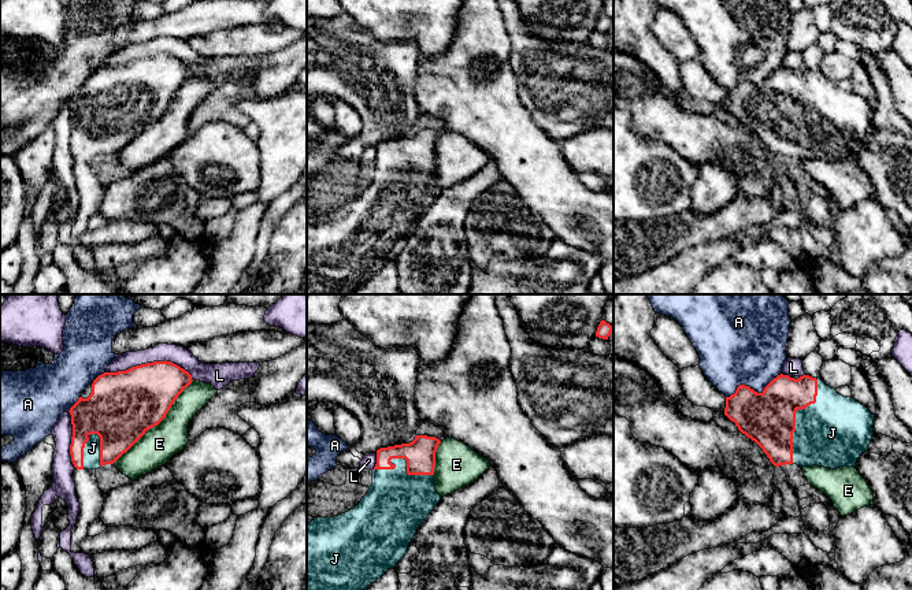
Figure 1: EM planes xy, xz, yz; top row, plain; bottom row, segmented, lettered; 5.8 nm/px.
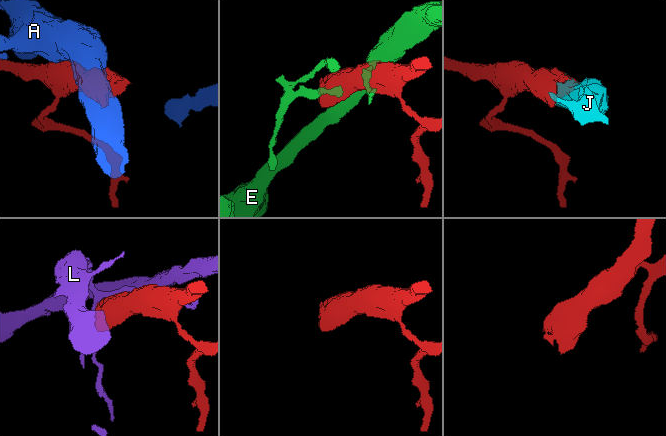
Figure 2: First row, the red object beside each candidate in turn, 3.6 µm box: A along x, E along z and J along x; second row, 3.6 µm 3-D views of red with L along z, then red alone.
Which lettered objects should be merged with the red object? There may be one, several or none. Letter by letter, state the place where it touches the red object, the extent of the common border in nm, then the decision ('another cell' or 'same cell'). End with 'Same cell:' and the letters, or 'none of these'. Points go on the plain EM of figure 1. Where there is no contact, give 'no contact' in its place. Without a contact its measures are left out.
A: yz (752, 82) | 360 nm | another cell
E: xy (158, 117) | 650 nm | another cell
J: yz (794, 110) | 500 nm | same cell
L: xy (151, 56) | 500 nm | another cell
Same cell: J

